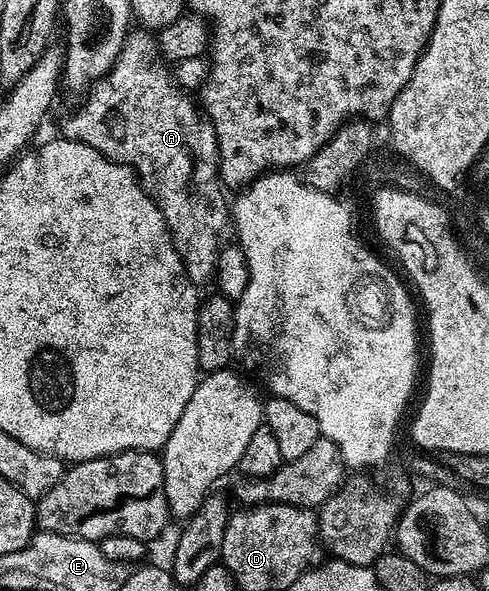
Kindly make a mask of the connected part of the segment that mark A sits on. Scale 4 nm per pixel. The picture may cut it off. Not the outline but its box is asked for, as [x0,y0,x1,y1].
[61,29,228,285]

